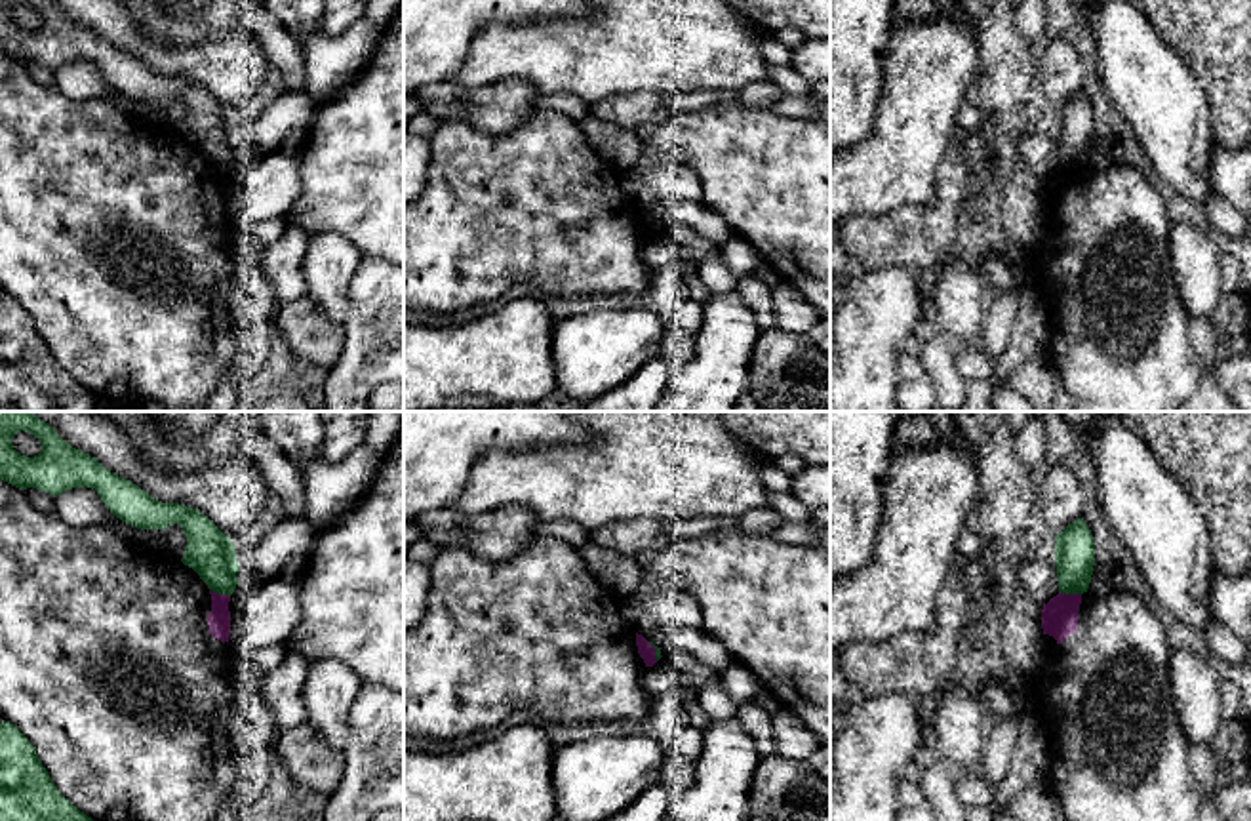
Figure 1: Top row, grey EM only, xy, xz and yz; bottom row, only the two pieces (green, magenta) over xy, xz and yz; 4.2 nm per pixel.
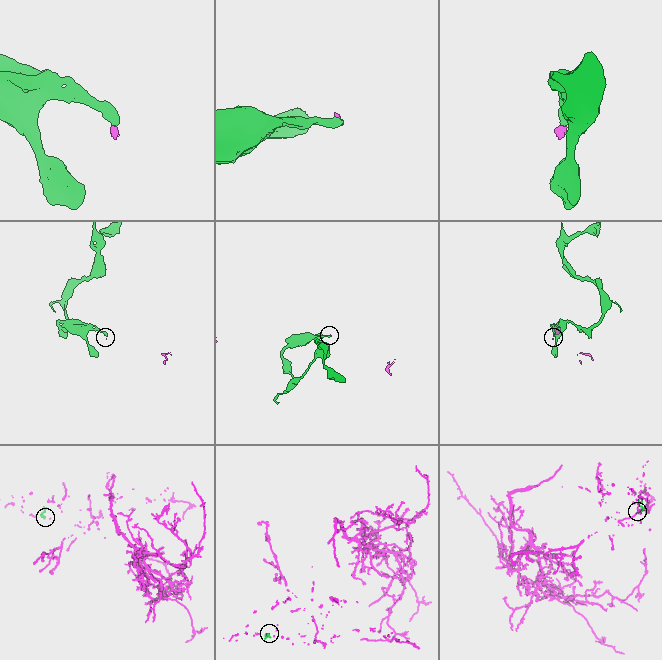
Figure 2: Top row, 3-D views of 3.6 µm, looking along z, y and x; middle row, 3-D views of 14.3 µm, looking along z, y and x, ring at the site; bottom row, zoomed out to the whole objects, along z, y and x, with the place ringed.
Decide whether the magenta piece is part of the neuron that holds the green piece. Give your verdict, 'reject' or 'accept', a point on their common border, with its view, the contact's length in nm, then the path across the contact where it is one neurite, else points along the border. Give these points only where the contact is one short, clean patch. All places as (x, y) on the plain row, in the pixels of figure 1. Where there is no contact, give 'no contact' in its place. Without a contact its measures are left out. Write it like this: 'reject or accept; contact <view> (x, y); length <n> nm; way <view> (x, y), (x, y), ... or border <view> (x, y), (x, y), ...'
reject; contact yz (1071, 166); length 100 nm; border yz (1059, 164), (1080, 168)

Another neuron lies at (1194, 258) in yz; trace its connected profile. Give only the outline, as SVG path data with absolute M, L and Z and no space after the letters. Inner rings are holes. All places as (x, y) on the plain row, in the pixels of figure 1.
M1171 223L1169 257L1181 301L1190 318L1209 316L1224 295L1221 251L1209 232L1194 225Z

